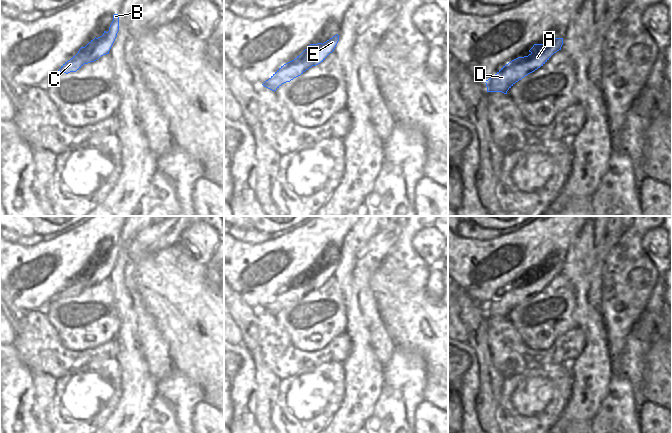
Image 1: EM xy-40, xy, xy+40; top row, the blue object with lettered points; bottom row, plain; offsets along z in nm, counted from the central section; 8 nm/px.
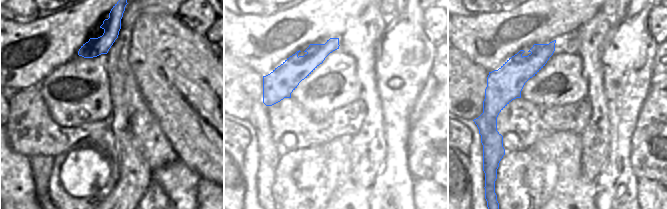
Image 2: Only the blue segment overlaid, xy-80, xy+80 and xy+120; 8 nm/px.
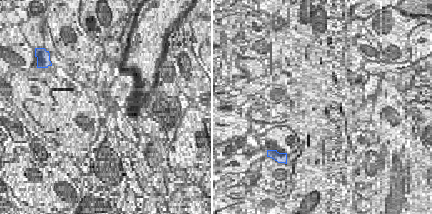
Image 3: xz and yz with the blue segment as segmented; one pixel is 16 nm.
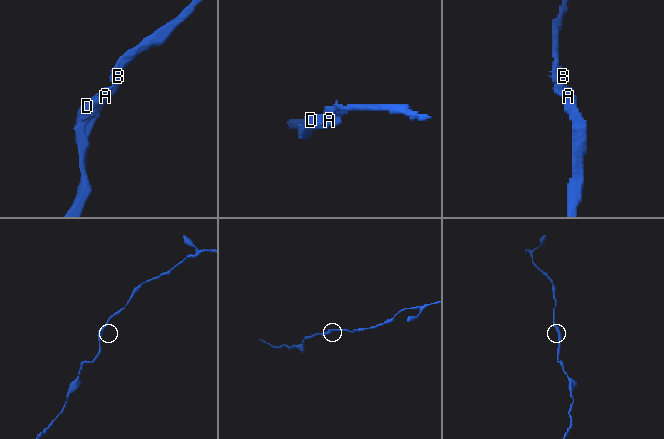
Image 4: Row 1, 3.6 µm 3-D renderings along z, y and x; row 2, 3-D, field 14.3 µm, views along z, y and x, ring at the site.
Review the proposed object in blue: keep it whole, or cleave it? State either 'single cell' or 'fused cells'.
single cell

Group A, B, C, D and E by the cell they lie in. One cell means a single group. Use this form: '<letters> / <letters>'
A B C D E

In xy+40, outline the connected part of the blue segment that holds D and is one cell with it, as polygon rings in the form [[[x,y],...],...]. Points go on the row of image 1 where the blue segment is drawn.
[[[554,38],[549,44],[534,44],[528,56],[512,60],[485,81],[487,92],[507,94],[516,82],[543,66],[554,53],[561,50],[562,45],[563,38]]]

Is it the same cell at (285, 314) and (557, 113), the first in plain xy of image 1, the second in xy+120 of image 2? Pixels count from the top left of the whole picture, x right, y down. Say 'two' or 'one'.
two

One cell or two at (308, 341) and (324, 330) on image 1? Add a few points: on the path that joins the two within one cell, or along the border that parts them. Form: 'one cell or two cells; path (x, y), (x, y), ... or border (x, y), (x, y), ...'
one cell; path (313, 336), (322, 335)

